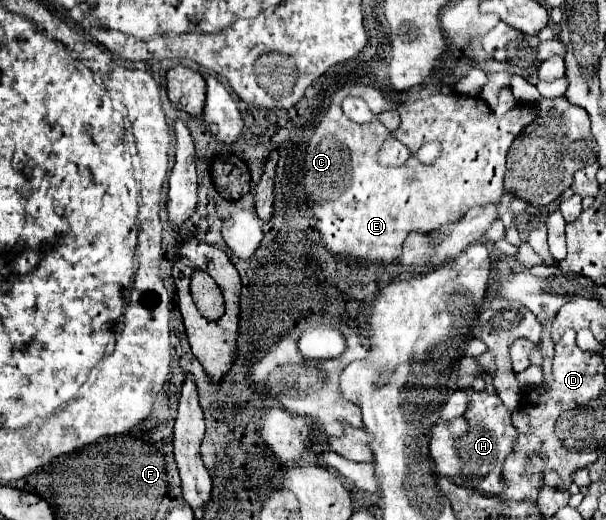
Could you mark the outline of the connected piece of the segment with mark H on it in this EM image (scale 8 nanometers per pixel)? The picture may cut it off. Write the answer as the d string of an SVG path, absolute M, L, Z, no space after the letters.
M471 391L467 411L451 421L439 421L431 429L429 453L435 461L437 473L449 477L455 485L467 485L485 495L501 491L501 465L515 447L517 431L511 425L511 413L505 411L497 393Z

